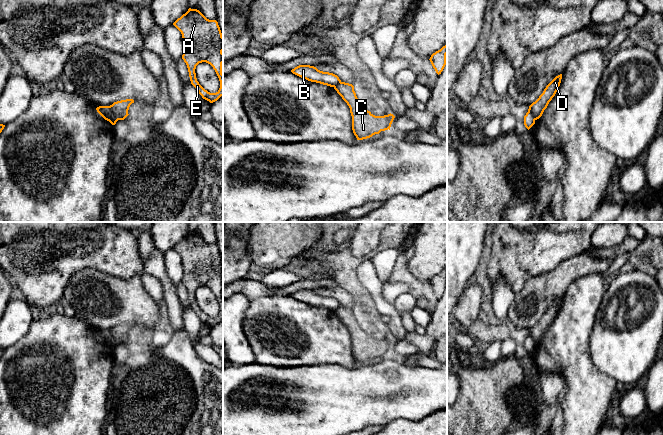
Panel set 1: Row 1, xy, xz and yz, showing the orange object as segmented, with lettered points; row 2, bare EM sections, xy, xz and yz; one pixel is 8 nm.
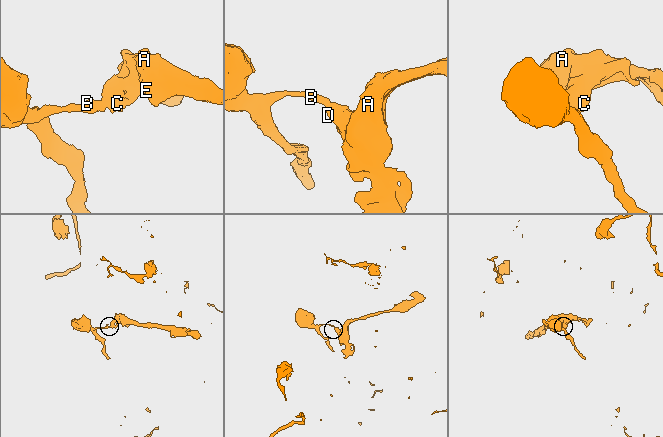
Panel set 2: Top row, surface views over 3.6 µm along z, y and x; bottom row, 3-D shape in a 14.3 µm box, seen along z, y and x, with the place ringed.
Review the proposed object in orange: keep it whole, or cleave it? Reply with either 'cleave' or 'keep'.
cleave

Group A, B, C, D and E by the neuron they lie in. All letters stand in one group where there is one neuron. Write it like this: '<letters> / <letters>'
A C D E / B

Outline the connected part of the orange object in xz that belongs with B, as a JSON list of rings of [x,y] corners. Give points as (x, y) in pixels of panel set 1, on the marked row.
[[[299,65],[292,69],[291,72],[308,81],[320,83],[330,87],[335,87],[341,82],[337,75],[320,71],[316,67],[310,65]]]

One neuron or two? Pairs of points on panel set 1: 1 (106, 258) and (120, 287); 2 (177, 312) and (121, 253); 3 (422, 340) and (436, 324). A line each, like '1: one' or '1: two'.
1: two
2: two
3: one

